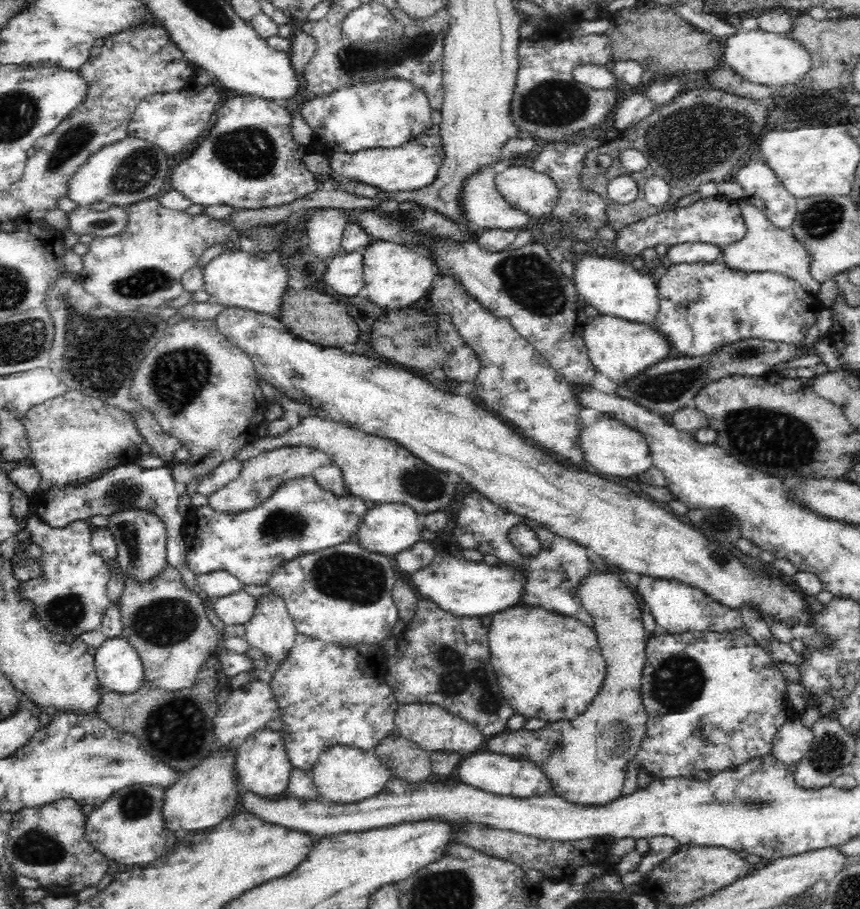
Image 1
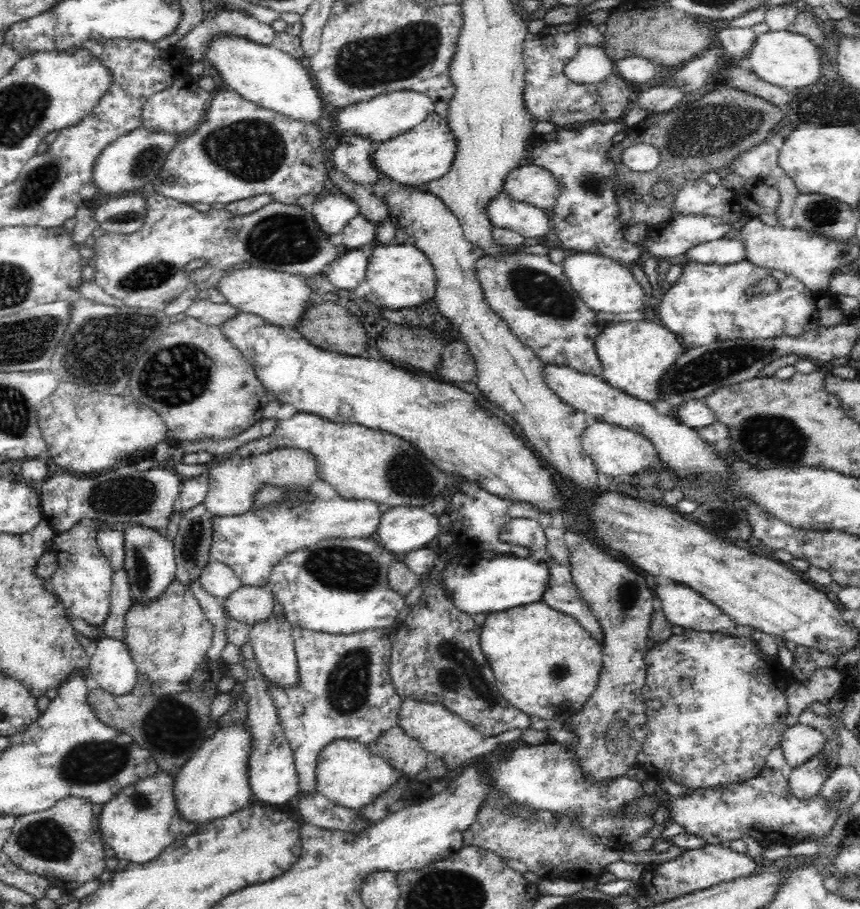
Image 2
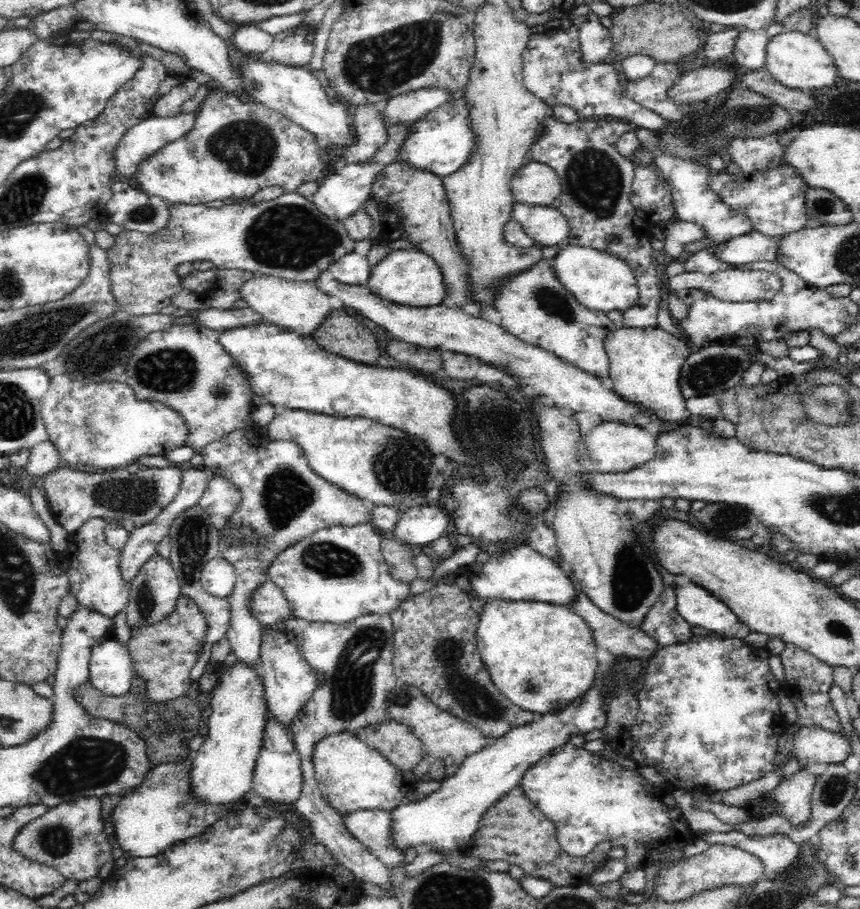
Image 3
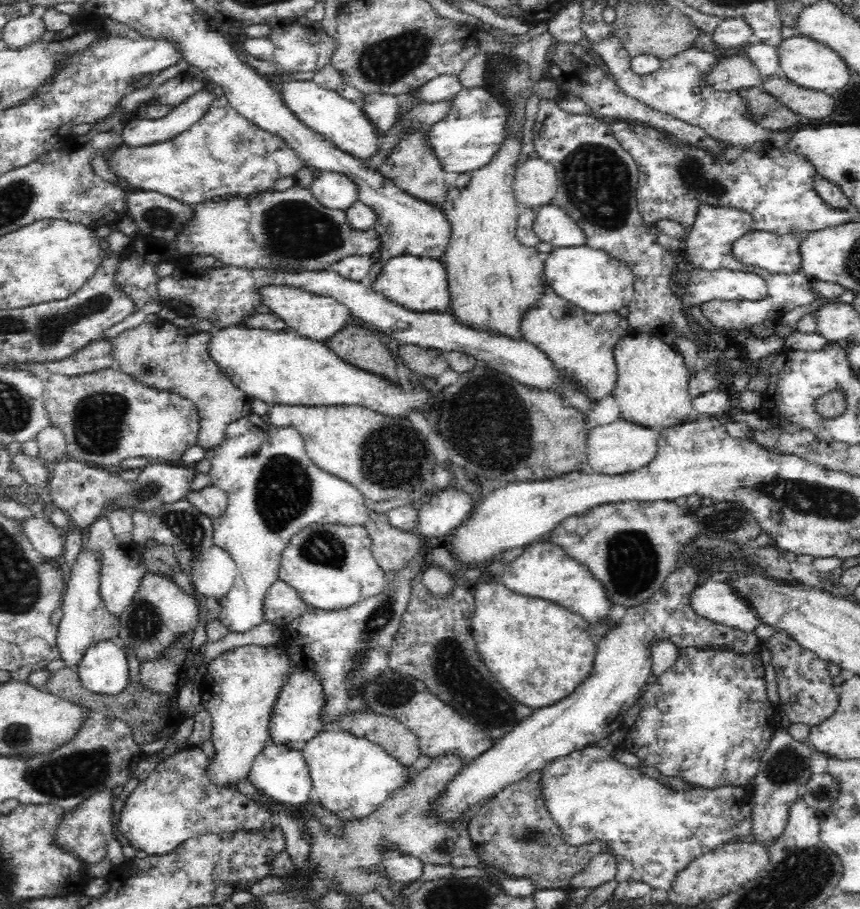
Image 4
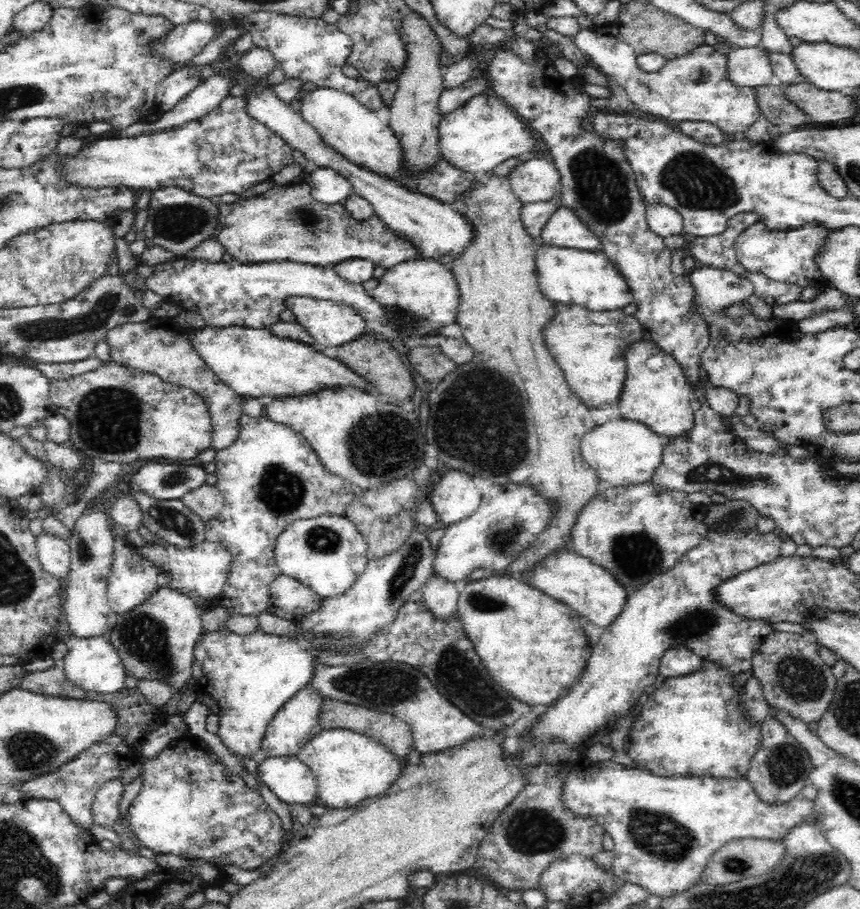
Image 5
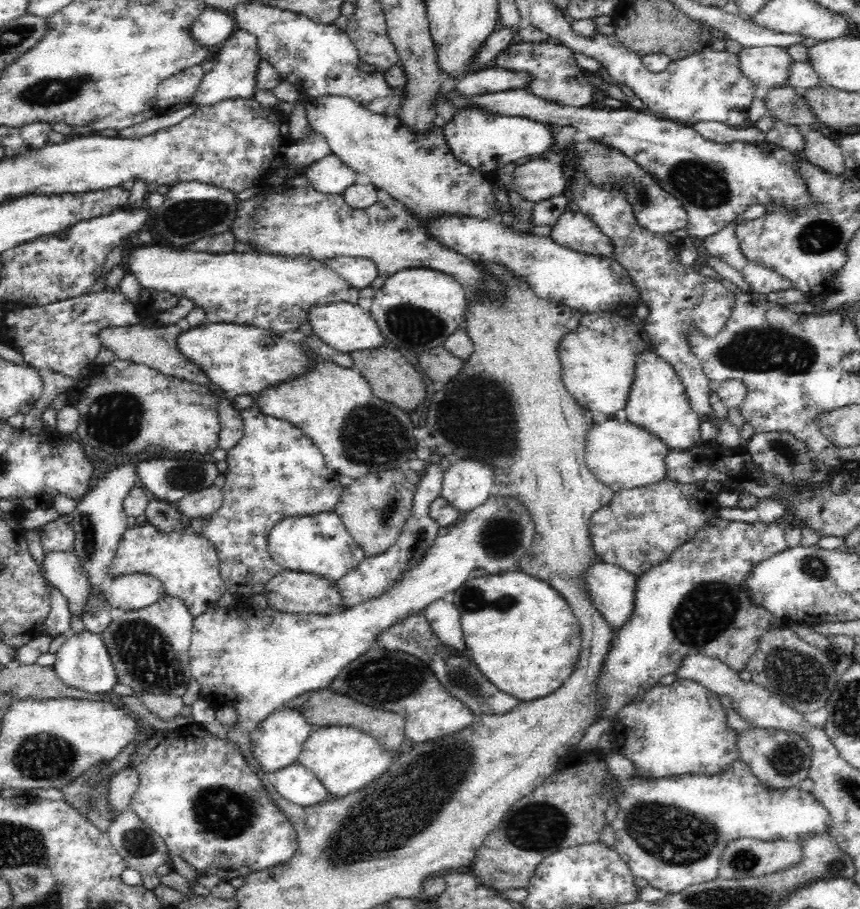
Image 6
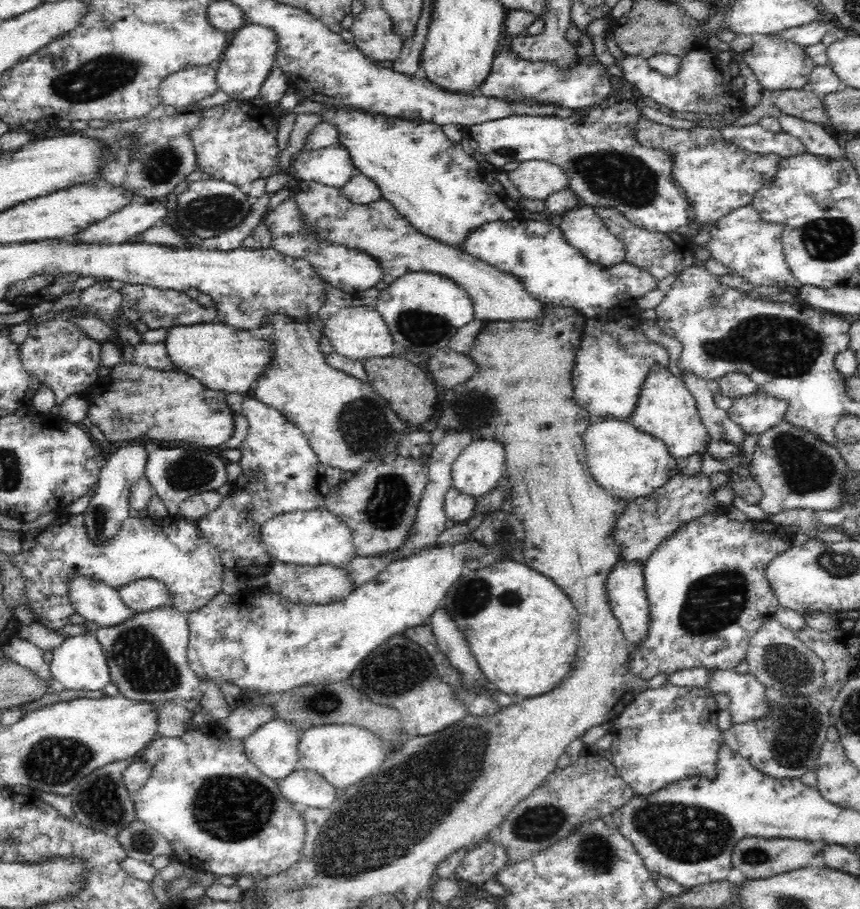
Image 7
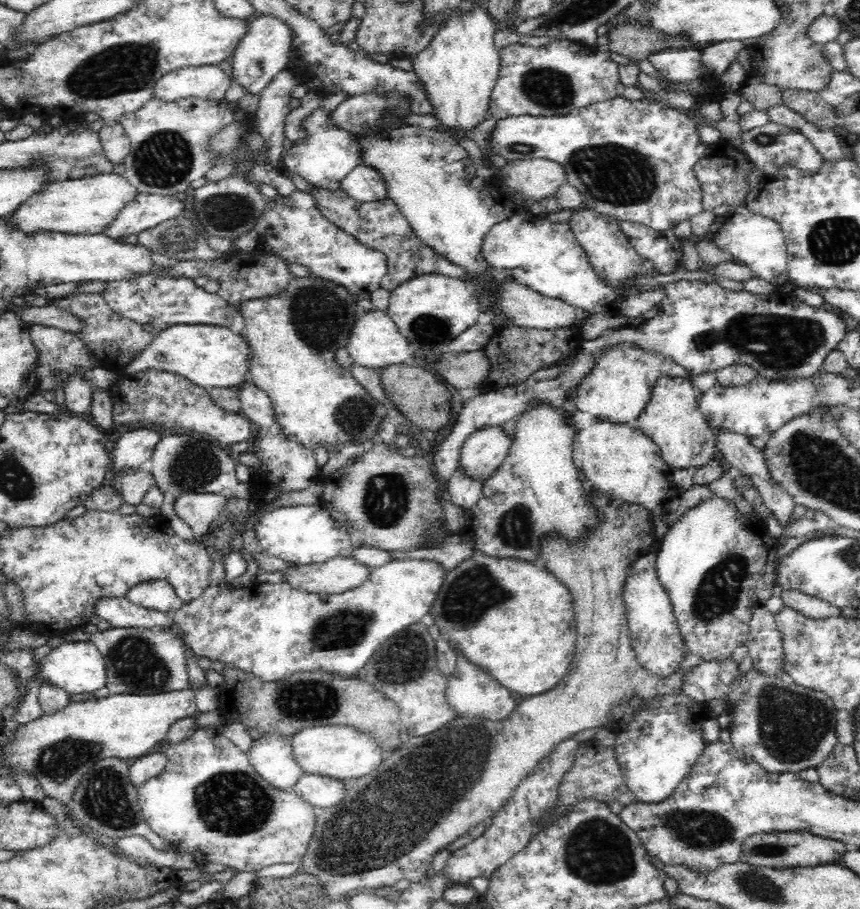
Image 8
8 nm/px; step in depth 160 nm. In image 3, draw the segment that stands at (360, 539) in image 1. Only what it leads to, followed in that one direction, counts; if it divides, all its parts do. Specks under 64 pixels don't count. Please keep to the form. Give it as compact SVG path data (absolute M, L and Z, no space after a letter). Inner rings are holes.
M415 502L410 508L401 510L400 520L393 532L399 542L412 546L424 546L446 534L450 524L450 513L440 504Z

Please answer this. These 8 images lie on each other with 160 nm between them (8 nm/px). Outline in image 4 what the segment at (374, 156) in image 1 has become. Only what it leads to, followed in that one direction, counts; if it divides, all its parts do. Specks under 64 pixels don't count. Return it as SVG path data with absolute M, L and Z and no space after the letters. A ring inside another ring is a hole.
M482 87L463 88L446 116L429 128L430 143L445 171L466 173L488 166L509 138L507 102L497 98L492 90Z

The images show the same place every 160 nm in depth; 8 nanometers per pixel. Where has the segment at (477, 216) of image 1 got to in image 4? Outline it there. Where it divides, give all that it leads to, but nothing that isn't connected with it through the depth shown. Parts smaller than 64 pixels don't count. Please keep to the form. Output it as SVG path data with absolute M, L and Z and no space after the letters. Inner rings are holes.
M553 204L538 208L534 231L541 242L553 247L570 248L586 246L584 229L568 213Z

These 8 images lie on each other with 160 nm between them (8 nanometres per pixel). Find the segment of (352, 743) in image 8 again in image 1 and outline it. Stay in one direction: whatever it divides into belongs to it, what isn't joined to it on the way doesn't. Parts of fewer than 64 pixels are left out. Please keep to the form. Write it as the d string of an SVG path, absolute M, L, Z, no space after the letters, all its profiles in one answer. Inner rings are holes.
M334 745L319 754L312 770L313 781L320 791L324 804L352 804L376 796L391 780L392 773L375 755L374 750L365 751L348 745Z

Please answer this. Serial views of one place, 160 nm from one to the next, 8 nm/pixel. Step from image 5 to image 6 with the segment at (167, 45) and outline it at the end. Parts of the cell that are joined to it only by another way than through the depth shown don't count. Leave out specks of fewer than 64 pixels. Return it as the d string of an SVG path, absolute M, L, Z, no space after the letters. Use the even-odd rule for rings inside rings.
M208 6L202 11L191 28L196 41L206 43L210 48L220 46L238 29L234 13Z

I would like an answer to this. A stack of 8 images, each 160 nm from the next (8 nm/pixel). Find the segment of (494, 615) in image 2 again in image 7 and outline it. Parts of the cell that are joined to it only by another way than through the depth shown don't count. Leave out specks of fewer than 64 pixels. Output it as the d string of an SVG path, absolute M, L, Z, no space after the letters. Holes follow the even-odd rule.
M510 556L486 568L462 569L462 576L449 586L441 608L464 635L472 655L490 680L490 685L494 684L494 689L506 694L528 698L549 693L564 680L572 660L576 658L579 613L572 600L548 576L524 563L510 560Z

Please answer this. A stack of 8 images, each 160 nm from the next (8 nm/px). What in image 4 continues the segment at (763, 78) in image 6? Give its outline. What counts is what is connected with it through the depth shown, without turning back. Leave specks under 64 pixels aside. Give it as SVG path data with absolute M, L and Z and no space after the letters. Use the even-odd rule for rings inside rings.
M742 50L726 52L707 80L713 88L724 91L762 88L764 82L759 68Z

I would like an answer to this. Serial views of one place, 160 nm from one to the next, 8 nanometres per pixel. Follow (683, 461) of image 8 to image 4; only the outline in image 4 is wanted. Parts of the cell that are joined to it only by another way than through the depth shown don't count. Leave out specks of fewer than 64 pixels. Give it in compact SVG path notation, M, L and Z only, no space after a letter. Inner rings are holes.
M632 333L614 346L614 359L618 367L618 382L611 395L619 404L622 419L660 432L688 424L697 417L699 412L692 406L693 398L688 392L691 373L682 353L667 339Z

